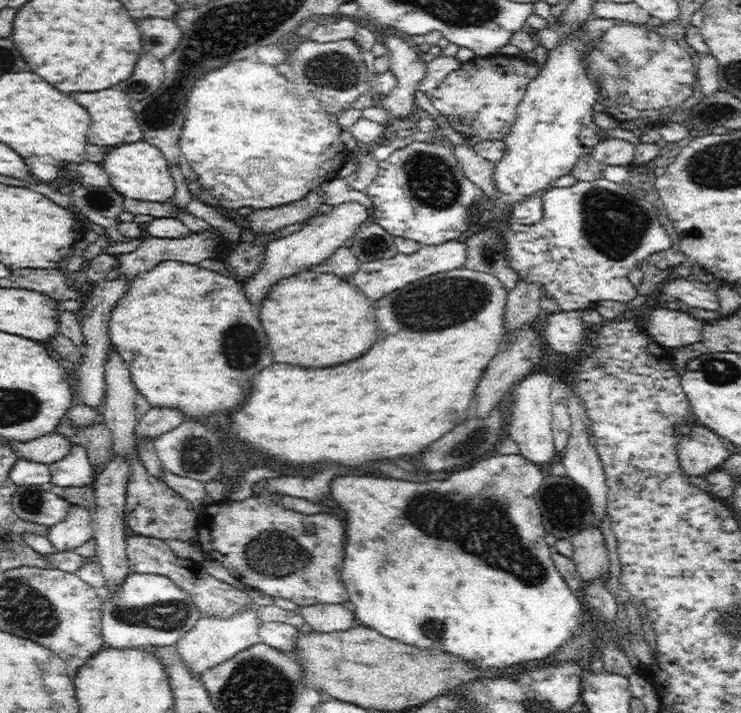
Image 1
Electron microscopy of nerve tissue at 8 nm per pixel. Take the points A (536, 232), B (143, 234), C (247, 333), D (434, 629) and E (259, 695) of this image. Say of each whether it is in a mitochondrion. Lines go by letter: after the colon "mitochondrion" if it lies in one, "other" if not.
A: other
B: other
C: mitochondrion
D: mitochondrion
E: mitochondrion

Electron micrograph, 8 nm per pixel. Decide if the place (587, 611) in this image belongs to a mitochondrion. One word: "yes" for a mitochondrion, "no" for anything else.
no

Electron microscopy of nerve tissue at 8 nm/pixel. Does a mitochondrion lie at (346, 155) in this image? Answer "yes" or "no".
no

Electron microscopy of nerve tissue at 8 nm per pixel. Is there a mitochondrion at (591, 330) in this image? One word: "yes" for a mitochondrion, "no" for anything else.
no

